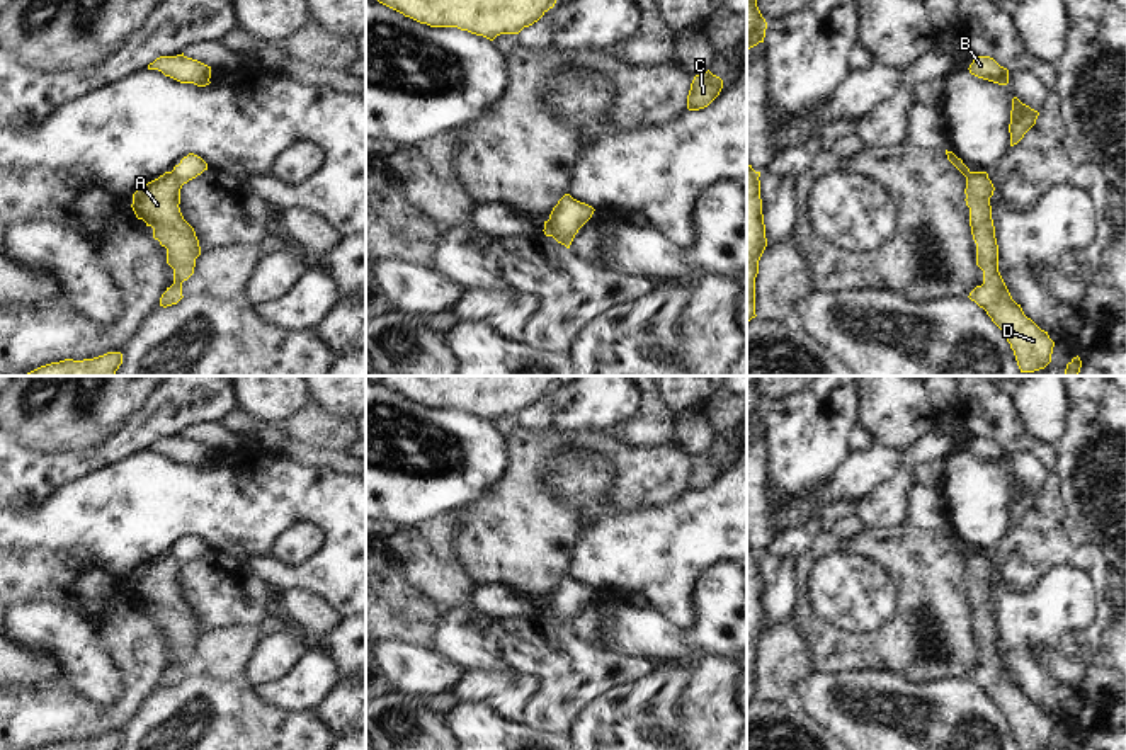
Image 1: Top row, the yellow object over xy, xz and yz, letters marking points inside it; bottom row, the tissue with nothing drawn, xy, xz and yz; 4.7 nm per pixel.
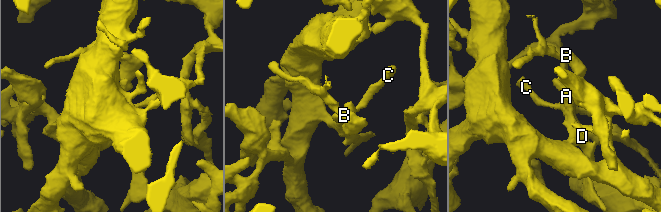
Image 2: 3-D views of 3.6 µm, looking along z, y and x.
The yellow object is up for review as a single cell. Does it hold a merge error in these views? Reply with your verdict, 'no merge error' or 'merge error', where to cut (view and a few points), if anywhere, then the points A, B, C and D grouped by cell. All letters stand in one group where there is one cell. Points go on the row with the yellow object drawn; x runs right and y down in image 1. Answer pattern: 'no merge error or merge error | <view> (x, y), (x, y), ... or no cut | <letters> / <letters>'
merge error | yz (987, 174), (973, 174), (966, 179) | A C D / B

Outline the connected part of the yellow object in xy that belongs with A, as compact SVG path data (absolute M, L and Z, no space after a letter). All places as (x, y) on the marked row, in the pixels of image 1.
M170 172L141 185L133 194L133 211L138 219L153 228L153 238L167 248L167 264L173 269L173 284L160 298L160 306L177 304L182 282L194 274L196 259L201 255L194 228L180 213L182 182Z

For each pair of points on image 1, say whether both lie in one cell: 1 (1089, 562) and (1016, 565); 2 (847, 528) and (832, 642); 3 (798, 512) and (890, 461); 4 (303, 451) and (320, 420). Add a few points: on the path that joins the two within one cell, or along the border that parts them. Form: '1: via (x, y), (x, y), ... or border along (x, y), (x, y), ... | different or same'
1: via (1070, 555), (1035, 555) | same
2: border along (864, 528), (846, 539), (839, 539), (830, 533) | different
3: via (820, 495), (868, 470) | same
4: border along (291, 437), (342, 451) | different

